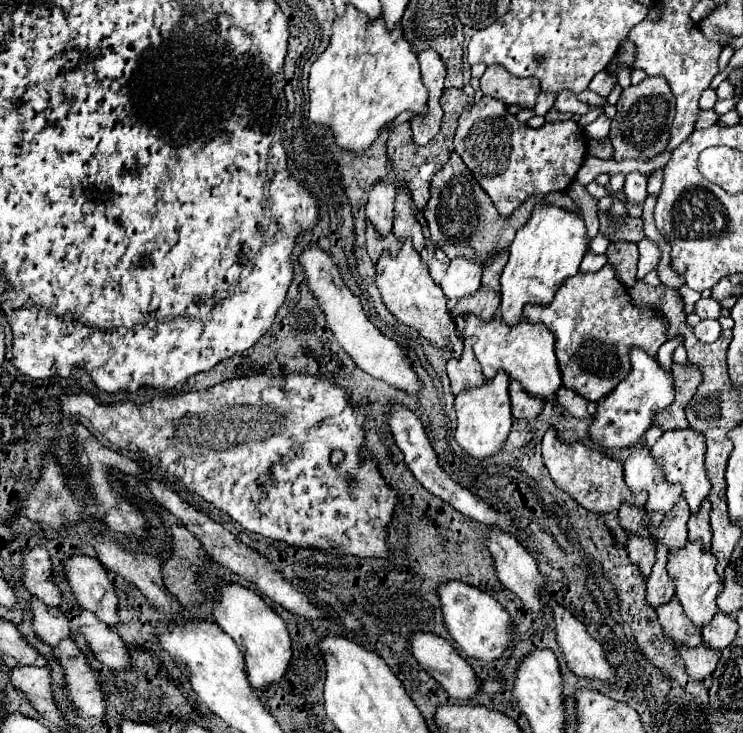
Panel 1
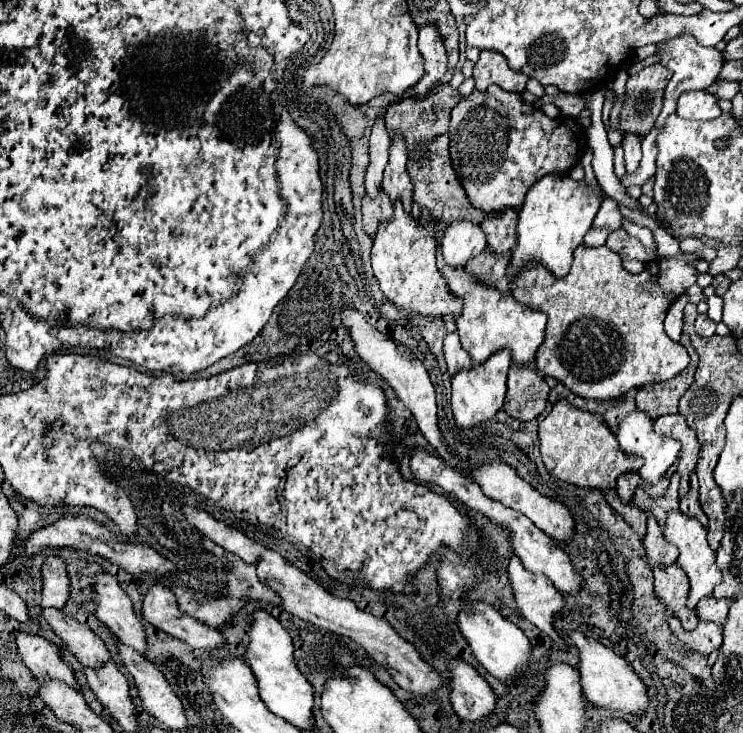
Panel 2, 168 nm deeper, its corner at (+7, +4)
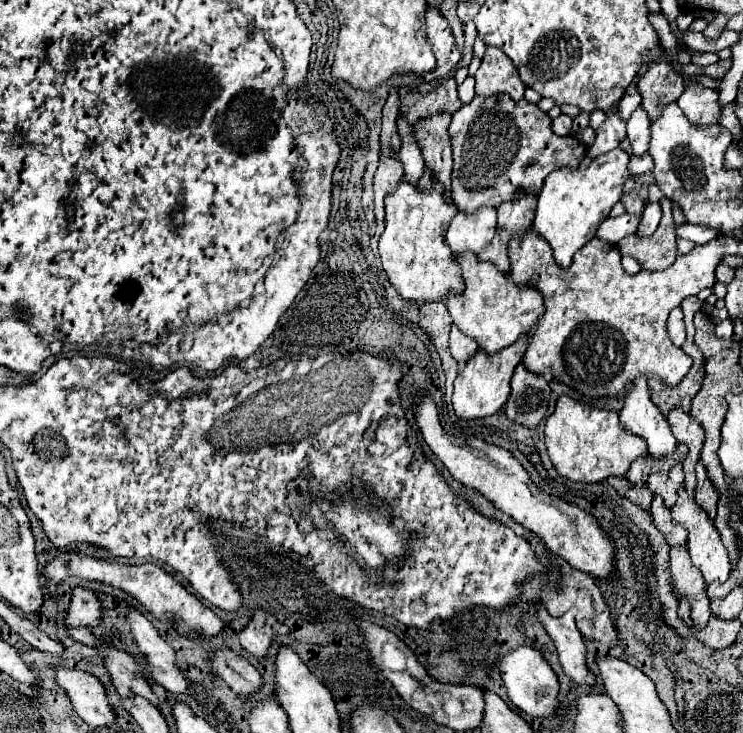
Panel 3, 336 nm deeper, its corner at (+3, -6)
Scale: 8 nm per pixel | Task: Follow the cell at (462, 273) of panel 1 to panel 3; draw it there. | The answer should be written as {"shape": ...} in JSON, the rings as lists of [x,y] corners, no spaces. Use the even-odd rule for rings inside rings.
{"shape":[[[483,207],[473,215],[465,215],[459,211],[445,233],[445,241],[453,249],[455,255],[463,251],[479,253],[495,235],[497,227],[497,211],[495,207]]]}

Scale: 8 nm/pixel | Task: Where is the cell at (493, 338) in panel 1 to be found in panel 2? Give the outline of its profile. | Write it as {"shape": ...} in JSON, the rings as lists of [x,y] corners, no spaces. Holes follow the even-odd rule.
{"shape":[[[443,269],[441,275],[447,281],[449,291],[463,299],[463,313],[457,319],[457,333],[461,337],[463,349],[471,355],[473,365],[485,363],[493,353],[501,349],[509,349],[513,363],[533,367],[535,355],[539,345],[543,345],[545,339],[545,323],[547,317],[541,311],[533,311],[513,299],[511,293],[503,293],[495,287],[487,287],[479,281],[475,281],[465,271],[453,271]]]}

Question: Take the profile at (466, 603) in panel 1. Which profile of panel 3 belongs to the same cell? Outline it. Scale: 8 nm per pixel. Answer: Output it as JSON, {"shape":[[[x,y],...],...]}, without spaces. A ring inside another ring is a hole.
{"shape":[[[517,647],[513,653],[505,655],[499,663],[503,683],[507,687],[509,699],[527,715],[531,717],[553,717],[555,711],[559,709],[559,679],[555,671],[549,667],[549,663],[541,657],[539,651],[531,647]]]}

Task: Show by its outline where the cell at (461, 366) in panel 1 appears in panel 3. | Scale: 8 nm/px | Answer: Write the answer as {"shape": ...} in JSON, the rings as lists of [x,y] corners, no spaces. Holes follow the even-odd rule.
{"shape":[[[453,325],[453,327],[451,327],[449,347],[451,347],[453,357],[455,357],[459,363],[467,363],[469,357],[477,351],[477,341],[475,341],[475,339],[469,339],[457,325]]]}

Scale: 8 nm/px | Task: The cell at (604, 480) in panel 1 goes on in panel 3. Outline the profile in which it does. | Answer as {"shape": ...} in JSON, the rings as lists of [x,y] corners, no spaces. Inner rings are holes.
{"shape":[[[567,395],[557,399],[555,411],[545,423],[545,445],[559,475],[583,483],[599,483],[609,475],[623,477],[629,471],[629,465],[647,453],[645,441],[637,435],[629,435],[629,431],[621,427],[615,411],[593,409]]]}

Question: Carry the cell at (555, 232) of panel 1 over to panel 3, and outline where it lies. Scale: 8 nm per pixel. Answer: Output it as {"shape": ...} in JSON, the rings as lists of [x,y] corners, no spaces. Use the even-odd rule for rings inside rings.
{"shape":[[[621,147],[599,155],[585,169],[569,169],[561,167],[545,179],[545,185],[539,193],[537,213],[533,221],[533,229],[551,245],[553,257],[561,267],[569,267],[575,251],[595,237],[597,227],[609,217],[611,207],[623,195],[623,183],[627,179],[635,179],[635,175],[627,169],[629,153]]]}

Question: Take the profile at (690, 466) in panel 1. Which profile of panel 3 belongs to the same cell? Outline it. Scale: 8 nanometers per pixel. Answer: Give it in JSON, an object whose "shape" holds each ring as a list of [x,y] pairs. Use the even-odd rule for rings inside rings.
{"shape":[[[681,409],[669,411],[667,421],[671,425],[675,439],[689,447],[687,457],[683,459],[683,471],[685,471],[683,485],[685,485],[687,493],[693,497],[693,493],[695,493],[695,463],[701,457],[701,447],[703,447],[703,441],[705,441],[703,427],[689,413],[685,413]]]}

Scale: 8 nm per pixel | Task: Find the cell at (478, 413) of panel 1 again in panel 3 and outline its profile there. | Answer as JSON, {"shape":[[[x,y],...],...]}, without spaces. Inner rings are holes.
{"shape":[[[527,337],[517,339],[517,343],[513,343],[513,347],[505,347],[493,355],[479,349],[477,355],[473,355],[473,359],[469,359],[465,363],[465,367],[459,371],[459,375],[455,379],[453,407],[455,407],[457,417],[477,419],[477,417],[487,417],[487,415],[497,413],[509,397],[509,391],[511,391],[509,381],[511,381],[515,367],[521,363],[525,349],[527,349]]]}

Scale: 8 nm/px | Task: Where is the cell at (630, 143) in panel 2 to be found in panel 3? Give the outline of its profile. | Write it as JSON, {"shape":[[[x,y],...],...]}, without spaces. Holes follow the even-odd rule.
{"shape":[[[637,107],[633,115],[627,121],[627,137],[633,147],[633,155],[643,155],[649,149],[649,139],[651,139],[651,121],[645,115],[643,107]]]}

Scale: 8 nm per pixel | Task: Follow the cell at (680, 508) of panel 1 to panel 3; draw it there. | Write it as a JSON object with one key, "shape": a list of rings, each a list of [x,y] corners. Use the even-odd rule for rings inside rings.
{"shape":[[[681,463],[673,465],[669,473],[653,473],[647,479],[649,489],[653,495],[661,495],[667,507],[673,507],[677,501],[677,489],[683,485],[683,469]]]}

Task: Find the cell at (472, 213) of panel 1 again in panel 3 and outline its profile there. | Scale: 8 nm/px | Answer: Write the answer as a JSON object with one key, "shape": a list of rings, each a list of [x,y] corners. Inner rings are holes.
{"shape":[[[437,113],[419,119],[415,123],[415,135],[417,135],[417,143],[423,149],[425,163],[431,167],[435,179],[447,187],[447,195],[451,195],[449,189],[451,189],[451,169],[453,169],[451,143],[447,135],[449,123],[451,123],[449,113]]]}

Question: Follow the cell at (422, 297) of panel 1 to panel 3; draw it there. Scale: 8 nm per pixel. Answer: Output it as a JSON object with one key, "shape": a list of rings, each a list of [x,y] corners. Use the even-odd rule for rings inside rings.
{"shape":[[[407,181],[397,185],[397,191],[385,197],[387,225],[379,239],[379,255],[383,269],[397,293],[413,301],[435,301],[443,299],[449,291],[461,293],[463,279],[461,267],[445,243],[445,231],[453,215],[459,211],[455,203],[445,199],[445,187],[433,181],[427,189],[413,187]]]}

